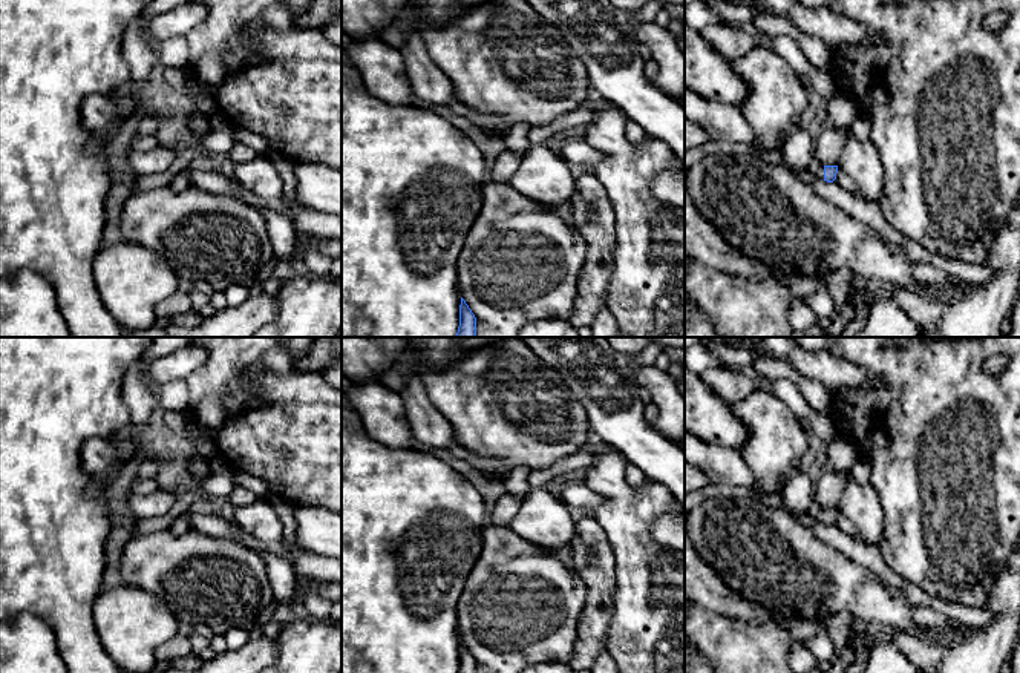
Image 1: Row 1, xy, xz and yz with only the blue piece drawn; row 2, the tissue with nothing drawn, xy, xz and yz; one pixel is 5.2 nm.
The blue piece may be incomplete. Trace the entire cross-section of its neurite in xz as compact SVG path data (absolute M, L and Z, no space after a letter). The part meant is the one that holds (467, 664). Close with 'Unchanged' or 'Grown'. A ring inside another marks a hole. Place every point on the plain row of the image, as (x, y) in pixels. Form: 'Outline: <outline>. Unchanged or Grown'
Outline: M461 641L461 648L459 648L458 673L476 673L476 661L463 641Z. Unchanged

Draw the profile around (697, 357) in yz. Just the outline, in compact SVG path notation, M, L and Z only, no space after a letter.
M703 342L685 350L685 366L689 371L701 376L709 366L714 365L717 365L717 359Z

